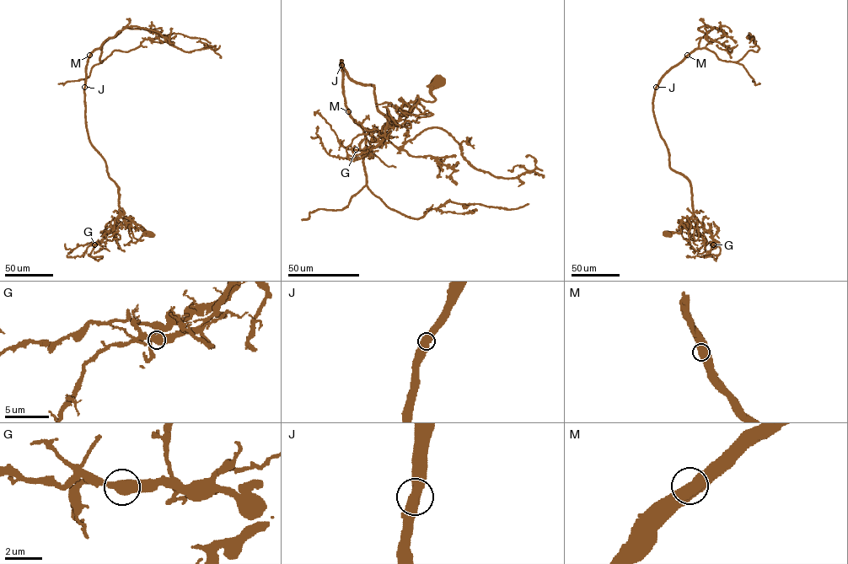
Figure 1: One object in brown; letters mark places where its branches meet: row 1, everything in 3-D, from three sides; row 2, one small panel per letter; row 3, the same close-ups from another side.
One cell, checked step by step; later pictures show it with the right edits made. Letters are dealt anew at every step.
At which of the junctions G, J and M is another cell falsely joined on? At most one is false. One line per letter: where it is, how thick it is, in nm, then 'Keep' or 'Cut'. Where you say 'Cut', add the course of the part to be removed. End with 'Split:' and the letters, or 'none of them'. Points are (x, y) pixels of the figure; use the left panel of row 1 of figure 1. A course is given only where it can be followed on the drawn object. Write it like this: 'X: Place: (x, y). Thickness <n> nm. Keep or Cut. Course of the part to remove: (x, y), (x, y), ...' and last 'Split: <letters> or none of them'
G: Place: (94, 244). Thickness 650 nm. Keep
J: Place: (84, 87). Thickness 650 nm. Keep
M: Place: (89, 55). Thickness 650 nm. Keep
Split: none of them

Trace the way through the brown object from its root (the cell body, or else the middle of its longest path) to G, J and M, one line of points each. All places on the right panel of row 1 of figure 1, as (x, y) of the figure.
G: (666, 234), (679, 233), (681, 220), (694, 214), (711, 234), (713, 244)
J: (666, 234), (679, 233), (681, 220), (693, 215), (692, 196), (690, 183), (670, 167), (653, 110), (656, 87)
M: (666, 234), (679, 233), (681, 220), (693, 215), (691, 185), (670, 168), (653, 98), (658, 80), (687, 55)

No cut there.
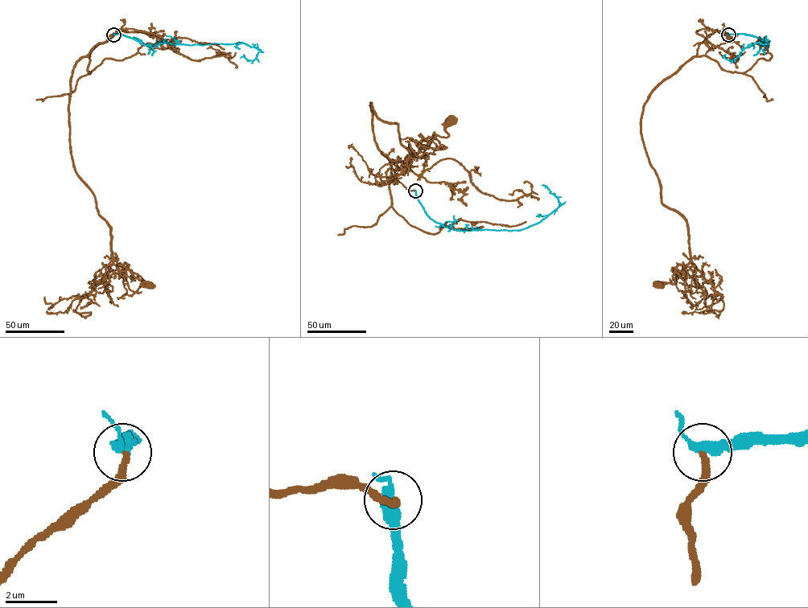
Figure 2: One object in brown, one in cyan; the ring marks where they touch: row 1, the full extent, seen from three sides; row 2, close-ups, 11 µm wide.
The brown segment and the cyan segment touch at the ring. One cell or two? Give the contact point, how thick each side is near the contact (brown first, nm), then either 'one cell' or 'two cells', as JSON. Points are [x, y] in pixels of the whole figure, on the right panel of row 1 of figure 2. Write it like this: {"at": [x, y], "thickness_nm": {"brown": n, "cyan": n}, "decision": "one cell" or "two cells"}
{"at": [728, 34], "thickness_nm": {"brown": 240, "cyan": 320}, "decision": "two cells"}

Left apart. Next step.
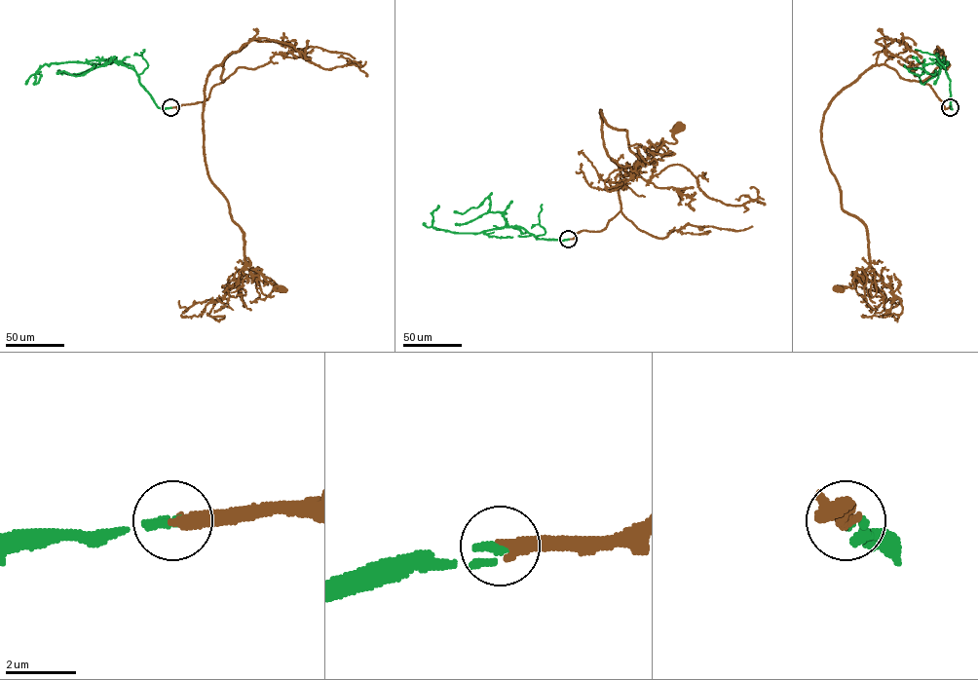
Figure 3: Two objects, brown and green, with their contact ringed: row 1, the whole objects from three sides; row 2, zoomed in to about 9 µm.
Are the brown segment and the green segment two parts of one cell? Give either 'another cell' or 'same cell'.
same cell

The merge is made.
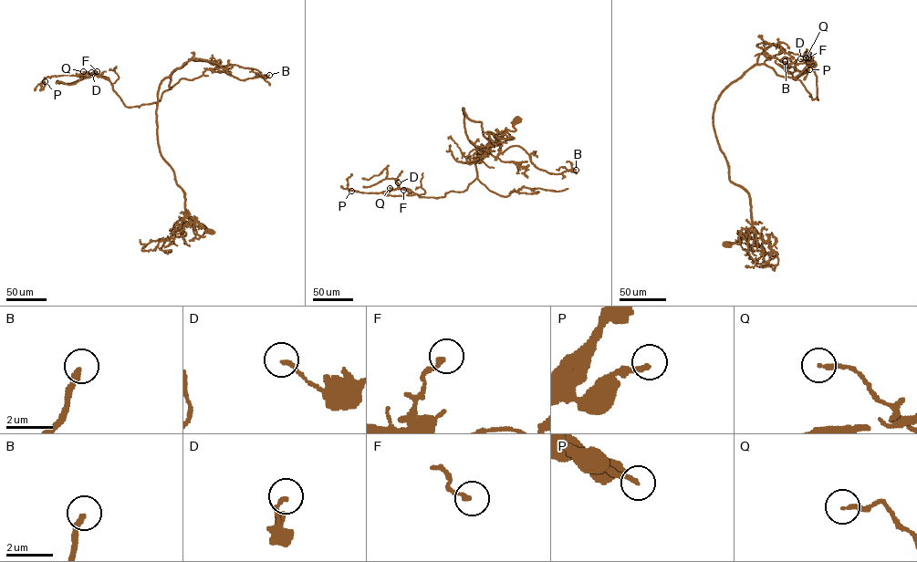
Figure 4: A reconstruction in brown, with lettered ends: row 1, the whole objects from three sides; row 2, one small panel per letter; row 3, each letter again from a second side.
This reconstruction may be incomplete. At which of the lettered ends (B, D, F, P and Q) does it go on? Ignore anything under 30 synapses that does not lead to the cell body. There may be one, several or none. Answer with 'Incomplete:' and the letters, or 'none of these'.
Incomplete: B

